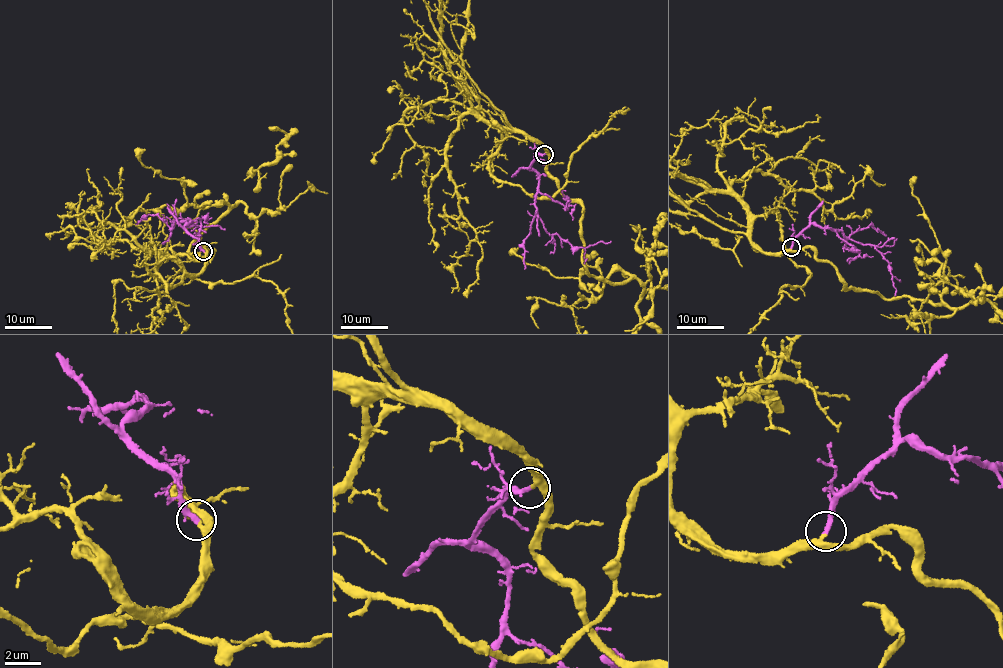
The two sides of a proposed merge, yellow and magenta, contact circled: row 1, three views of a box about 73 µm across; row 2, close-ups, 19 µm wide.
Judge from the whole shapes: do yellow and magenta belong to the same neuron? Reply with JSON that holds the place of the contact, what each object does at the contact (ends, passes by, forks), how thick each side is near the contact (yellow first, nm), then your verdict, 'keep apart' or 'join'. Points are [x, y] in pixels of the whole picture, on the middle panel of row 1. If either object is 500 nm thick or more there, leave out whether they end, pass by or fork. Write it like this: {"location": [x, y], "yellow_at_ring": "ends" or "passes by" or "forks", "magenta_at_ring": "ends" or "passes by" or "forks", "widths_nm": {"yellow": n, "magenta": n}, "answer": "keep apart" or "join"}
{"location": [544, 154], "yellow_at_ring": "passes by", "magenta_at_ring": "ends", "widths_nm": {"yellow": 300, "magenta": 300}, "answer": "join"}

